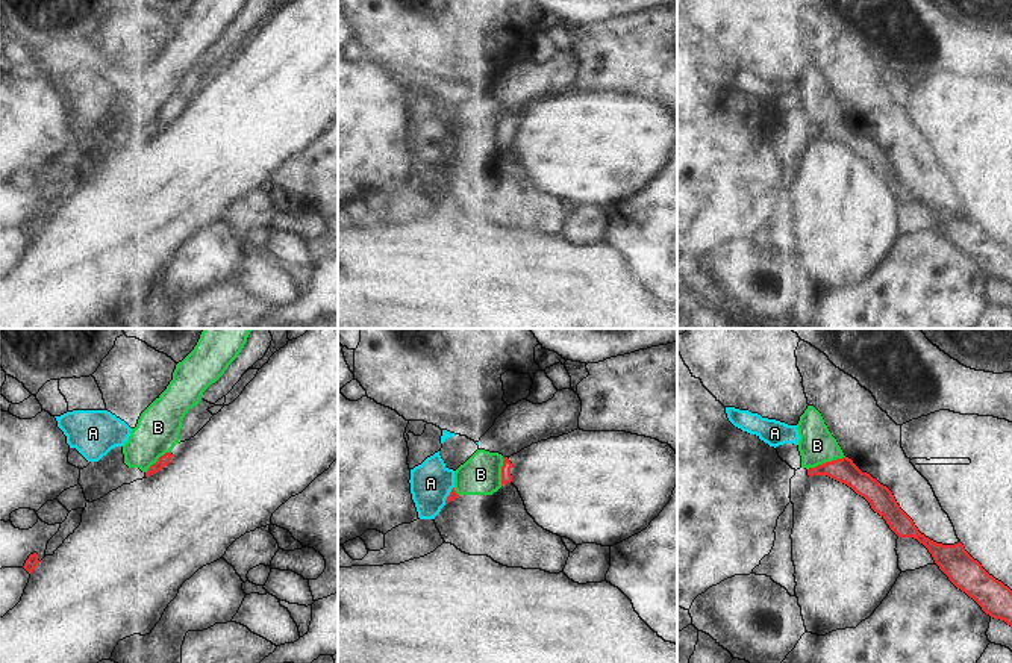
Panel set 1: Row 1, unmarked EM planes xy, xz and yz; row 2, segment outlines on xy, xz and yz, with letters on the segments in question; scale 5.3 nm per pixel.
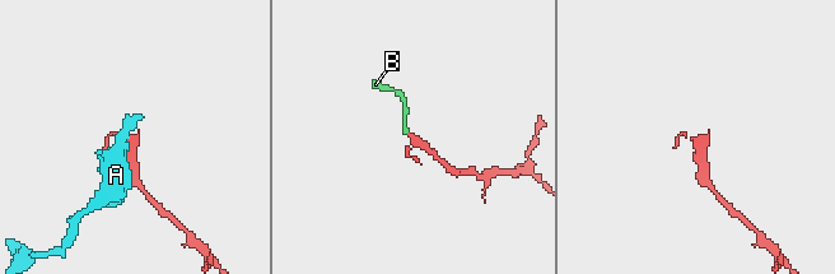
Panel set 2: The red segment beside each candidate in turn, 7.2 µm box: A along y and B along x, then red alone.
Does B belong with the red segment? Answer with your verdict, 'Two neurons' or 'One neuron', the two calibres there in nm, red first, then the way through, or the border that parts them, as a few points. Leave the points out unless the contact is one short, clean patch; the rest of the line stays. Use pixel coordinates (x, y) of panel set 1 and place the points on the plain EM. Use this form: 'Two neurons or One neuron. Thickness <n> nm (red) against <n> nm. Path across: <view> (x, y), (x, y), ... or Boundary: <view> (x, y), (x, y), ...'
One neuron. Thickness 130 nm (red) against 200 nm. Path across: yz (843, 130), (826, 123), (817, 106)

